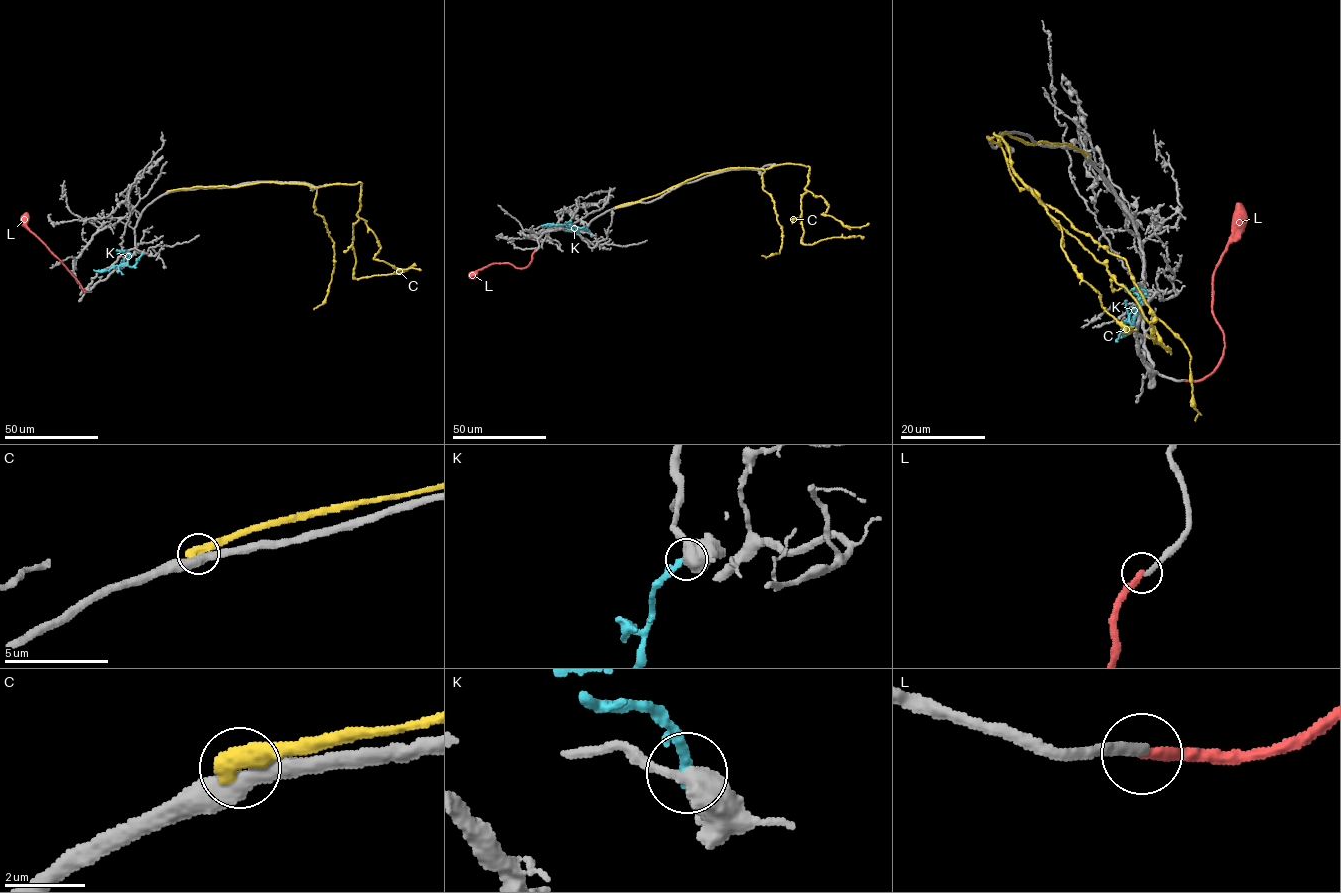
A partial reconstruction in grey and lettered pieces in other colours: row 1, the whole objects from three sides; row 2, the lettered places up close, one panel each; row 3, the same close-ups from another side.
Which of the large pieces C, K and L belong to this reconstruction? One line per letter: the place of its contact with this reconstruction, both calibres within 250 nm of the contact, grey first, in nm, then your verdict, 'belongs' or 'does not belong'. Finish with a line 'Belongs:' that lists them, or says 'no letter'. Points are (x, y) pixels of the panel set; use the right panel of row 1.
C: meets grey at (1086, 155); 460 nm thick on the grey side, 550 nm on the other; does not belong
K: meets grey at (1145, 294); 550 nm thick on the grey side, 280 nm on the other; does not belong
L: meets grey at (1186, 381); 240 nm thick on the grey side, 280 nm on the other; belongs
Belongs: L

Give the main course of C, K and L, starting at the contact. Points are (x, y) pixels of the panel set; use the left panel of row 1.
C: (168, 191), (258, 182), (310, 187), (360, 182), (353, 276), (402, 273), (415, 263)
K: (142, 253), (132, 267), (124, 263), (101, 272), (93, 269)
L: (86, 292), (26, 225), (27, 212)

